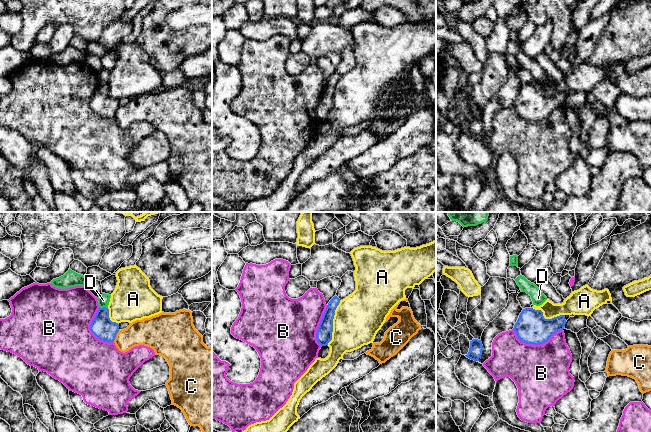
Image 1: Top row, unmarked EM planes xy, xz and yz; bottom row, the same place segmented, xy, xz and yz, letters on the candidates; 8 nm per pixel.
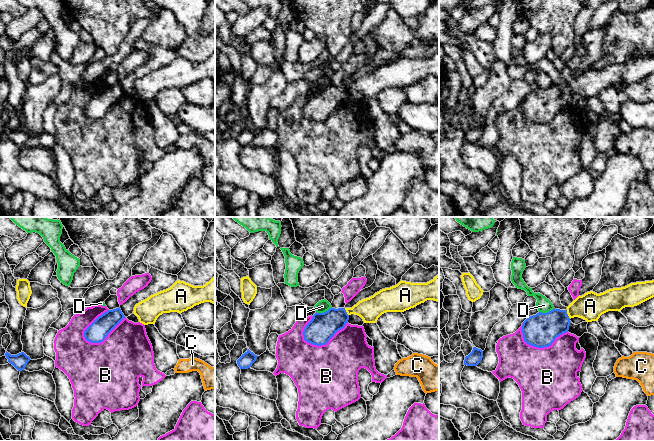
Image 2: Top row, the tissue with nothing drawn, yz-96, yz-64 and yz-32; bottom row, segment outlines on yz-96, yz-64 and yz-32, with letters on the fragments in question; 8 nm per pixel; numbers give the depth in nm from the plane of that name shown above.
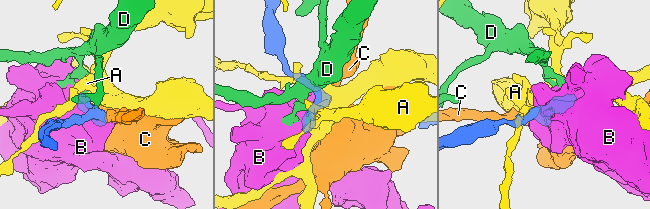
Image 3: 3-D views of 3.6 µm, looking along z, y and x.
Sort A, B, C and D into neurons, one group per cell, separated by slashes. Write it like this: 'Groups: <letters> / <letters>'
Groups: A / B / C / D

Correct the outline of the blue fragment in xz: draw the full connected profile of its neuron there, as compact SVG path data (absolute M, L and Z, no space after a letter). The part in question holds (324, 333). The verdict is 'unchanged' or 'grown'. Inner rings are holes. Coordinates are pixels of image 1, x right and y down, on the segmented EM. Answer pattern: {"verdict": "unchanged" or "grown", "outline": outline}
{"verdict": "unchanged", "outline": "M334 296L327 305L327 308L323 314L321 322L319 324L316 339L321 346L326 346L332 340L333 332L333 319L335 310L340 303L340 299Z"}

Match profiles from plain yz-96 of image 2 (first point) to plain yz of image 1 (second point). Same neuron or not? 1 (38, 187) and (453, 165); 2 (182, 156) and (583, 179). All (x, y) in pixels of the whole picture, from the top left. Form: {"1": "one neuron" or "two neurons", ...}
{"1": "one neuron", "2": "two neurons"}

